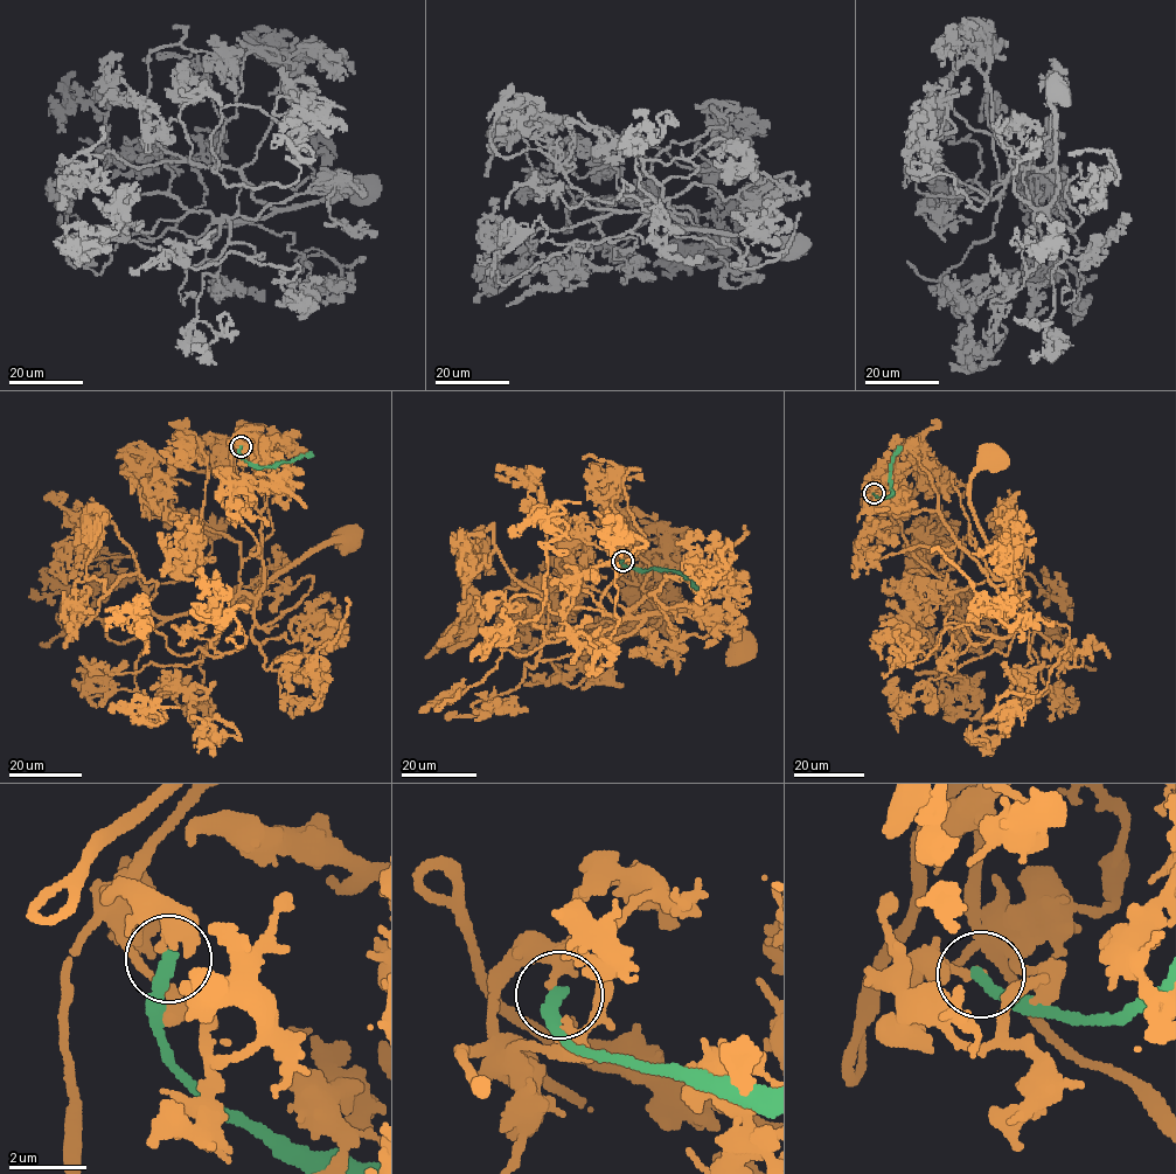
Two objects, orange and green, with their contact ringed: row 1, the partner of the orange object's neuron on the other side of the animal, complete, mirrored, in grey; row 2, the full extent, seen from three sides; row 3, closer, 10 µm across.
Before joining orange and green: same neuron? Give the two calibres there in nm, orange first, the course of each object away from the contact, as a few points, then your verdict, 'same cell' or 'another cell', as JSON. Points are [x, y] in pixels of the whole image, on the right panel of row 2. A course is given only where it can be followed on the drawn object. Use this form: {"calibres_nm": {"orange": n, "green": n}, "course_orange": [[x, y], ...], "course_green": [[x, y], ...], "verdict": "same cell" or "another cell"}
{"calibres_nm": {"orange": 190, "green": 320}, "course_orange": [[874, 494], [895, 511], [938, 512], [959, 547], [1000, 578], [969, 499], [971, 477], [993, 454]], "course_green": [[874, 494], [883, 498], [892, 491], [891, 462], [902, 446]], "verdict": "another cell"}

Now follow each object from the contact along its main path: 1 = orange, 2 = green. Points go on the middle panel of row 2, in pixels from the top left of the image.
1: (623, 561), (612, 565), (623, 578), (659, 592), (631, 617), (709, 610), (742, 650)
2: (623, 561), (623, 565), (645, 570), (674, 570), (690, 579), (697, 590)

